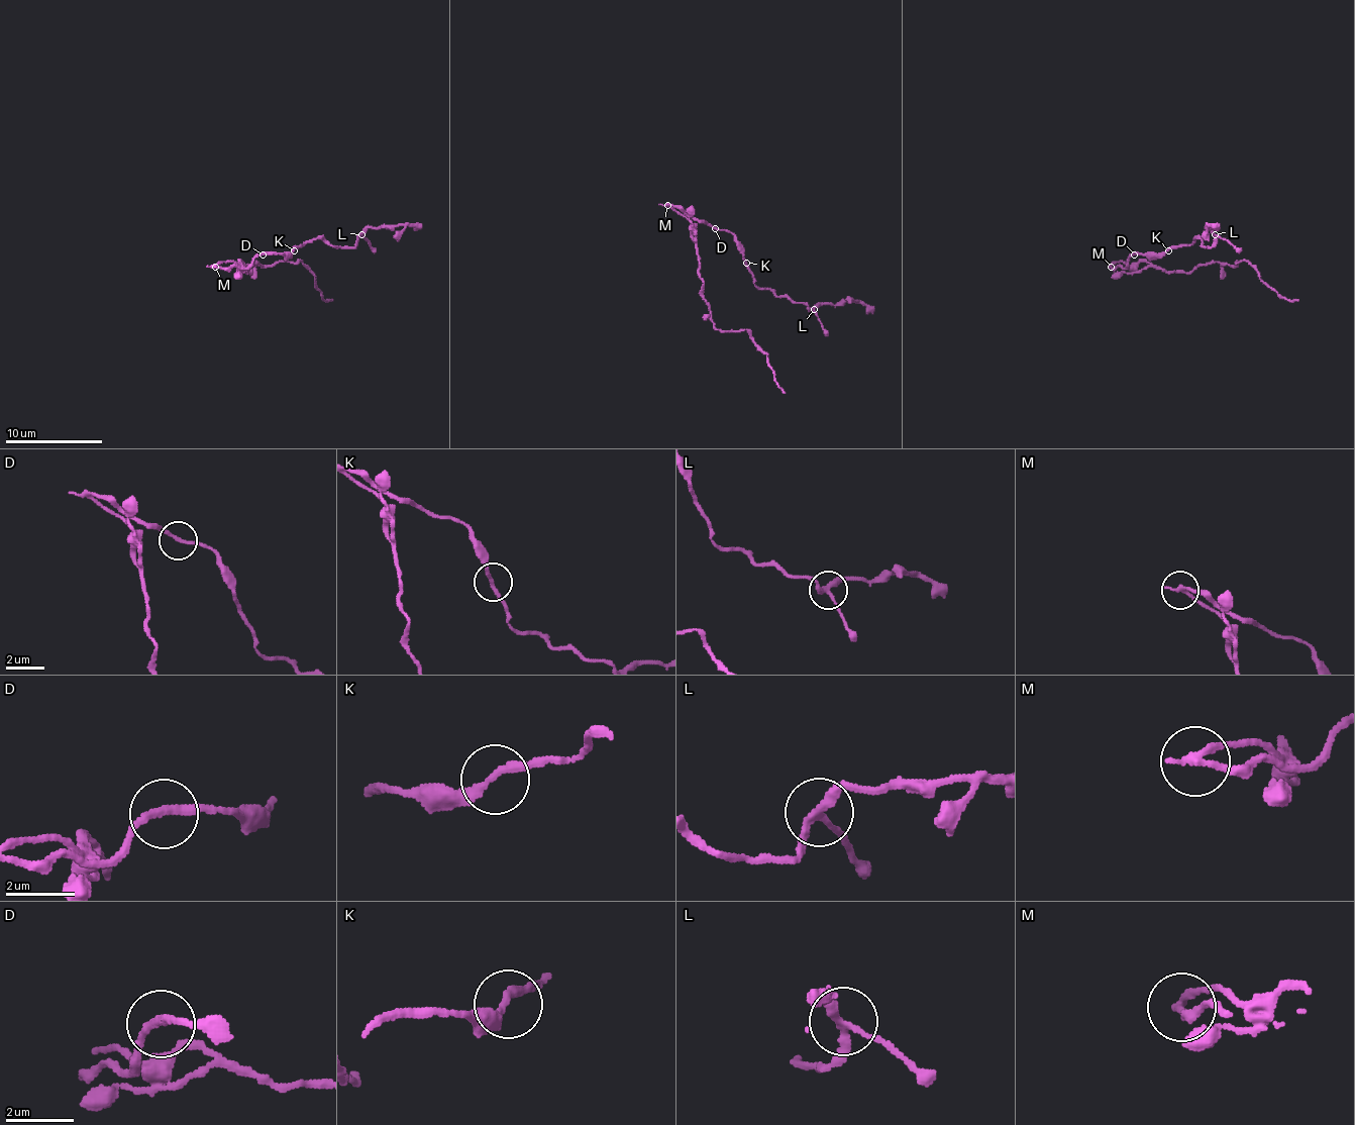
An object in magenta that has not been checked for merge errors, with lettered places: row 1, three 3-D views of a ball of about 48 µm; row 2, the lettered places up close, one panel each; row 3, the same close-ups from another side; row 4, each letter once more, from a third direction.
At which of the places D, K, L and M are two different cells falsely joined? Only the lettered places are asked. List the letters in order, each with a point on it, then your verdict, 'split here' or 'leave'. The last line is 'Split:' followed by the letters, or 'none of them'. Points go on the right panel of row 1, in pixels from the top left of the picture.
D: place (1134, 254); leave
K: place (1168, 250); leave
L: place (1215, 234); leave
M: place (1111, 267); split here
Split: M

